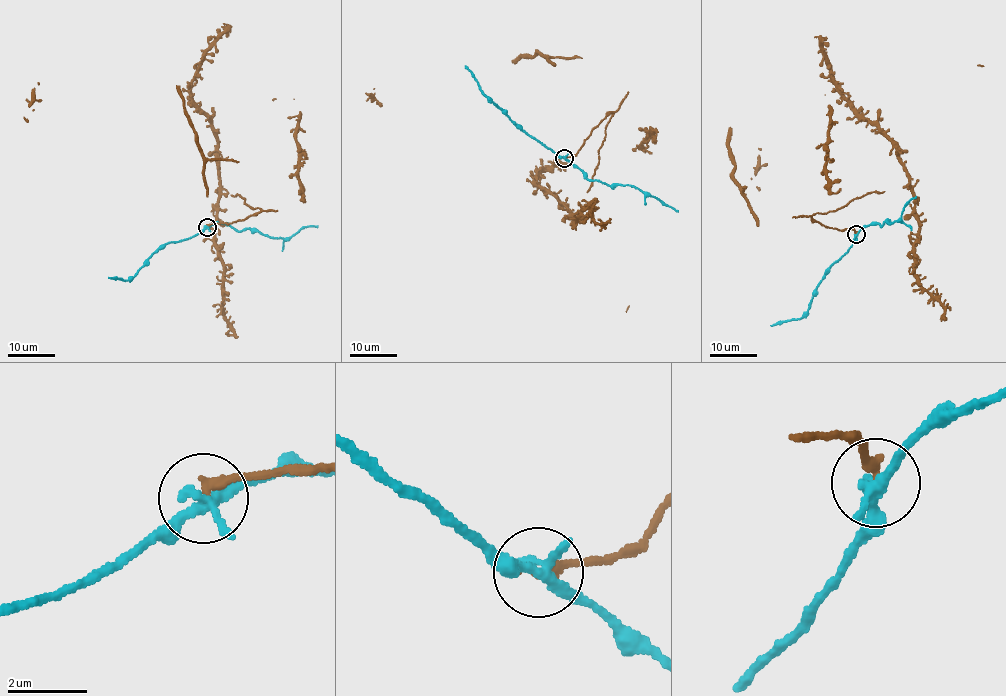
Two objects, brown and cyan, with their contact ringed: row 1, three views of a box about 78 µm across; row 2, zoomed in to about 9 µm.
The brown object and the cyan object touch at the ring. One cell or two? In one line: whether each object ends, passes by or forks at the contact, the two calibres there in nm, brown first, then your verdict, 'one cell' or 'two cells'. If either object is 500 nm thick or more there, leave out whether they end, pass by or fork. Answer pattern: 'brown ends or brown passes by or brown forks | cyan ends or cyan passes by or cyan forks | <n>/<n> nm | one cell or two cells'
brown ends | cyan forks | 240/240 nm | two cells

